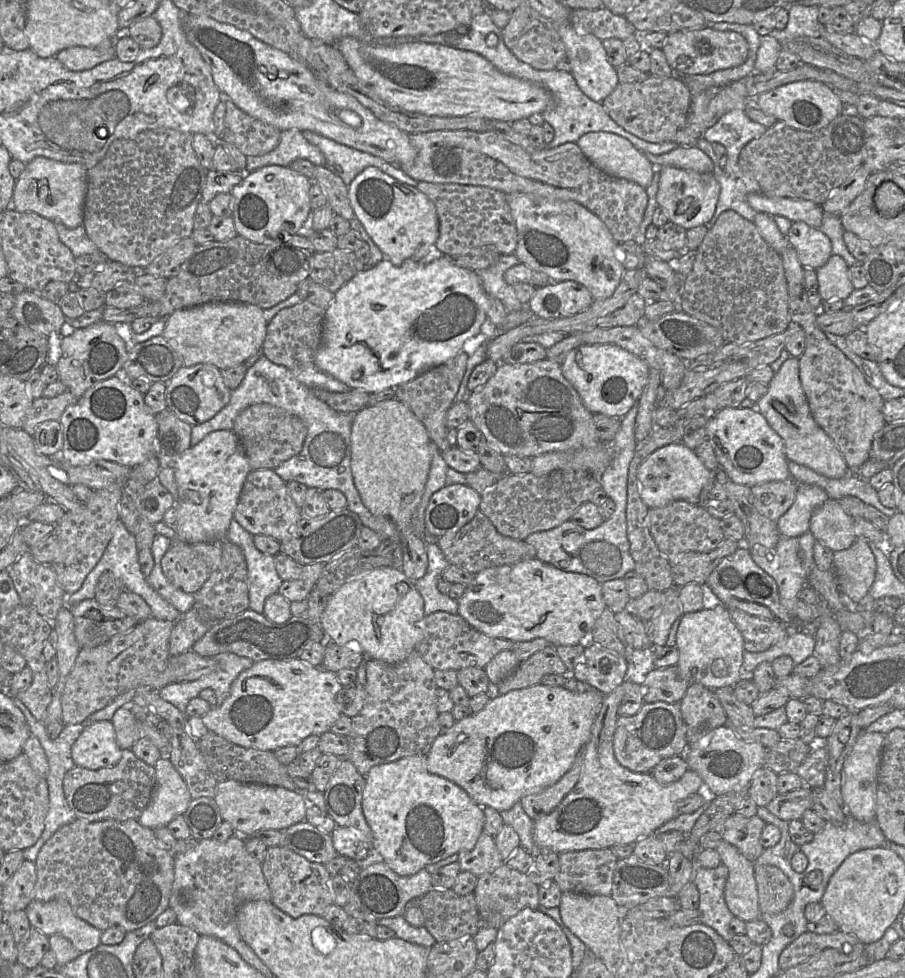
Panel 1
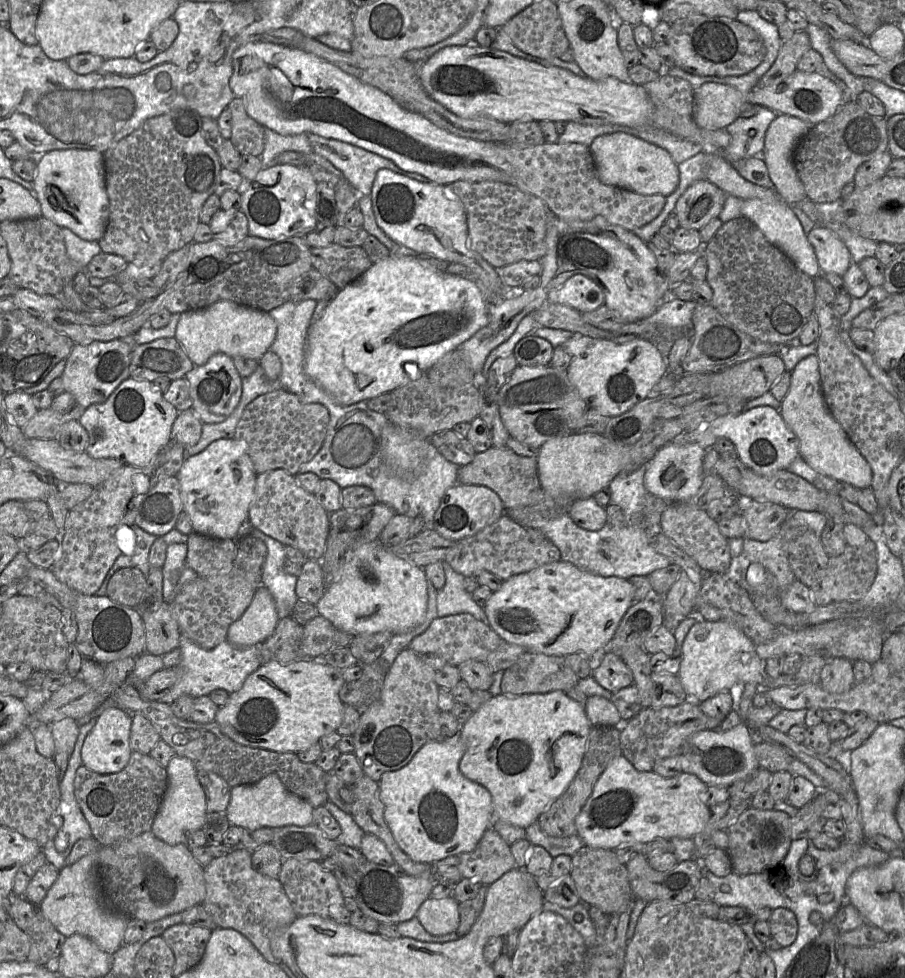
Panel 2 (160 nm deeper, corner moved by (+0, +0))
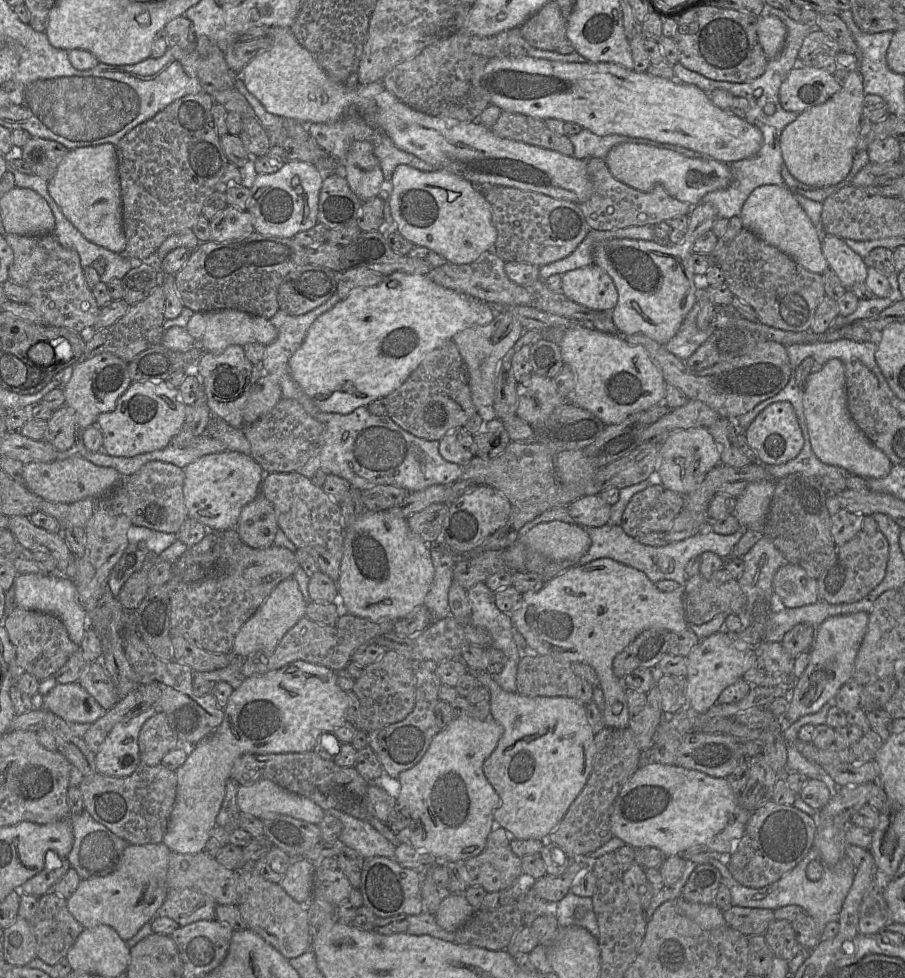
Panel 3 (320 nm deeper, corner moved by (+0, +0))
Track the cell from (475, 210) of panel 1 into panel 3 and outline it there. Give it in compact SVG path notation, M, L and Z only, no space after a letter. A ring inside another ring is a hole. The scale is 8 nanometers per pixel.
M511 187L483 188L480 190L490 205L497 230L494 253L506 263L524 262L541 267L561 260L570 255L591 230L576 203Z

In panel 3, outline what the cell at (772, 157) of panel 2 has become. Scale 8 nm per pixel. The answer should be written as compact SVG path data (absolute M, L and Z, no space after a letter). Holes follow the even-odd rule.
M851 70L842 89L825 103L802 112L785 127L780 137L784 166L798 181L815 188L836 185L848 176L863 121L863 76Z

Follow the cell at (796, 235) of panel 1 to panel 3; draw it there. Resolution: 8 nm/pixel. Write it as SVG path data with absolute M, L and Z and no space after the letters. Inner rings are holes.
M822 234L821 250L829 268L836 273L846 289L865 282L868 268L864 259L850 249L843 239L830 234Z

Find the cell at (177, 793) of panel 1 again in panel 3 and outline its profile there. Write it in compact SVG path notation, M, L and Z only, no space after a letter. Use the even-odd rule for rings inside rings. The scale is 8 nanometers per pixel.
M298 660L278 670L245 678L233 690L219 726L195 744L185 762L175 770L176 798L161 843L173 853L204 851L216 826L236 758L246 753L282 754L312 751L318 737L346 723L348 693L338 685L338 673Z

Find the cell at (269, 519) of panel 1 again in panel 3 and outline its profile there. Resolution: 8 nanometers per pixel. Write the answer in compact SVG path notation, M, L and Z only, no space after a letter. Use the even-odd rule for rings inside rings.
M297 472L266 474L261 483L260 494L273 505L279 529L297 549L302 549L315 558L320 572L337 582L345 539L340 505L309 478Z

